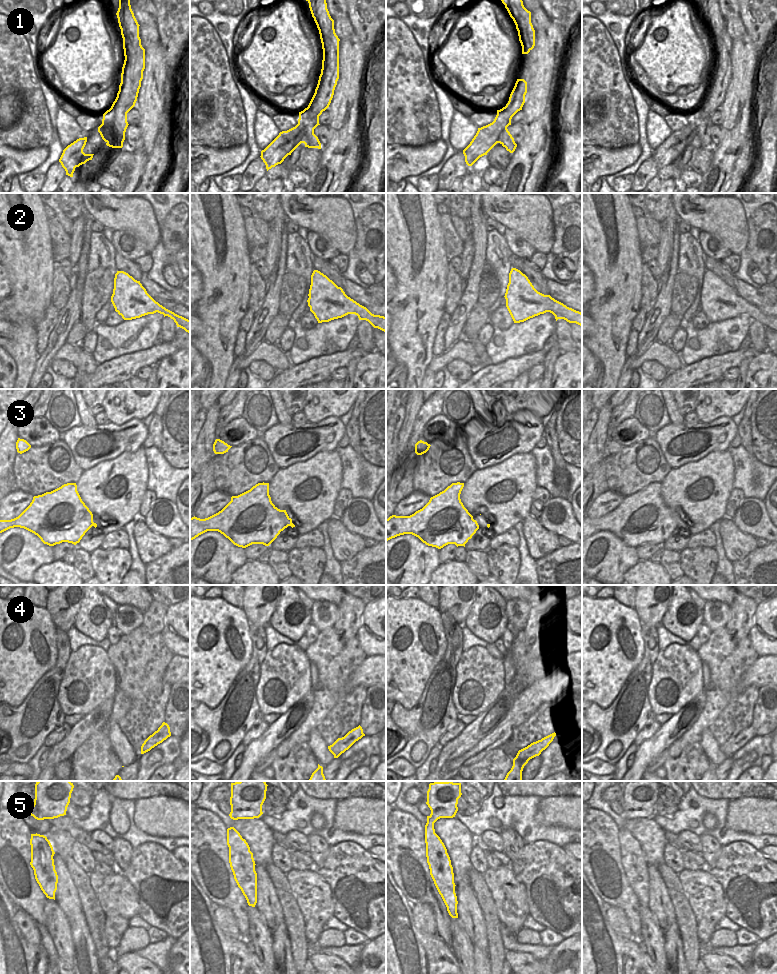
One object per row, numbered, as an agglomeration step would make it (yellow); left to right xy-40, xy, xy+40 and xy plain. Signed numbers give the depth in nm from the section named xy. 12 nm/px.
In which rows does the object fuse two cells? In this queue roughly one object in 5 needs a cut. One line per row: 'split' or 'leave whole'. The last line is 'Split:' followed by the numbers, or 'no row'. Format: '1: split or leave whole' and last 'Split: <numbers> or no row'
1: split
2: leave whole
3: leave whole
4: leave whole
5: leave whole
Split: 1

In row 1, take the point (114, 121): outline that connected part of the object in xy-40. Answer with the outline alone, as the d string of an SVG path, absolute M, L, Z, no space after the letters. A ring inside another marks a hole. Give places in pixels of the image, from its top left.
M119 0L116 13L123 38L124 64L117 97L111 108L103 114L102 124L98 127L102 139L110 141L110 136L118 133L125 140L128 127L127 113L137 101L143 71L145 69L145 49L139 37L139 24L131 9L130 0Z

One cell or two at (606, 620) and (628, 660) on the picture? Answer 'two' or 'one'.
one

